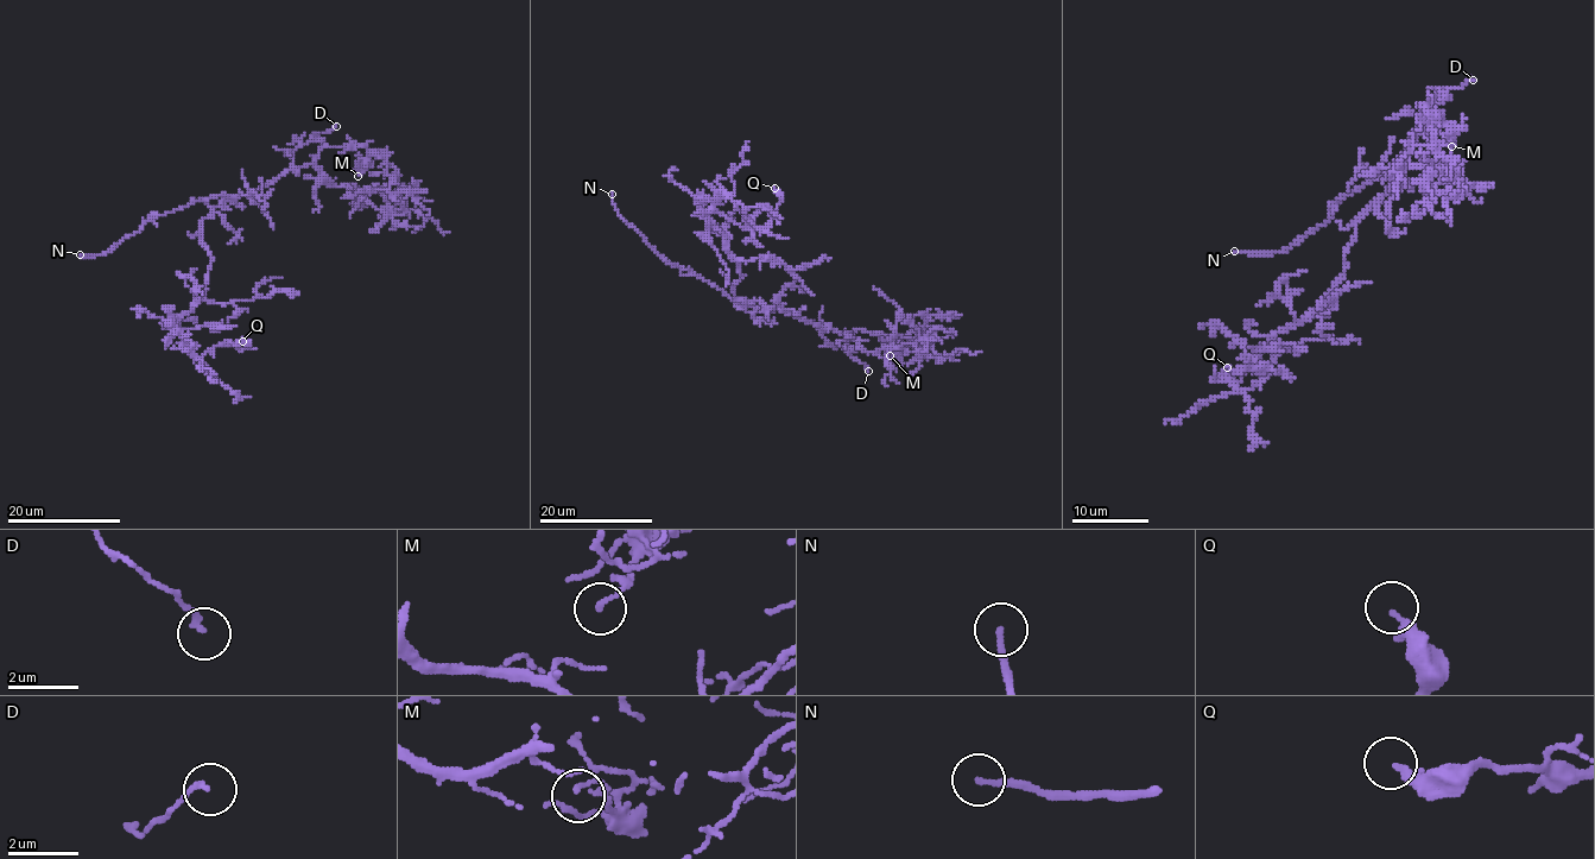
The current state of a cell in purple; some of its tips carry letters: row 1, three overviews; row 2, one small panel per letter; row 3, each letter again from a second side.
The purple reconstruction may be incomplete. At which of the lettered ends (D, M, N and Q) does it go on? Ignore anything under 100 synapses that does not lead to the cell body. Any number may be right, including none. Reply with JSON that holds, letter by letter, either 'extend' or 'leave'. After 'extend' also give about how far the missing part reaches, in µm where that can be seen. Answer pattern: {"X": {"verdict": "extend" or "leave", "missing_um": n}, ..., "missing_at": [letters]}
{"D": {"verdict": "leave"}, "M": {"verdict": "leave"}, "N": {"verdict": "extend", "missing_um": 10}, "Q": {"verdict": "leave"}, "missing_at": ["N"]}

